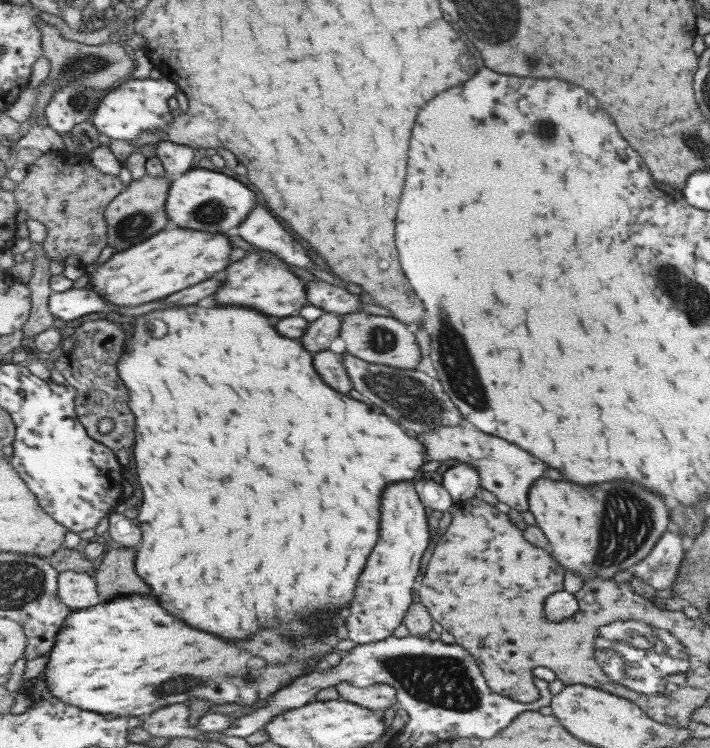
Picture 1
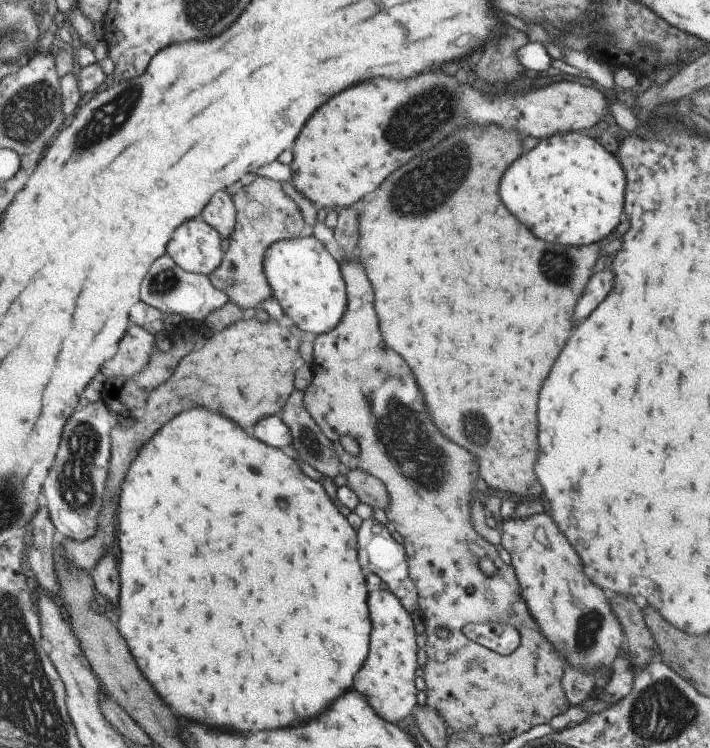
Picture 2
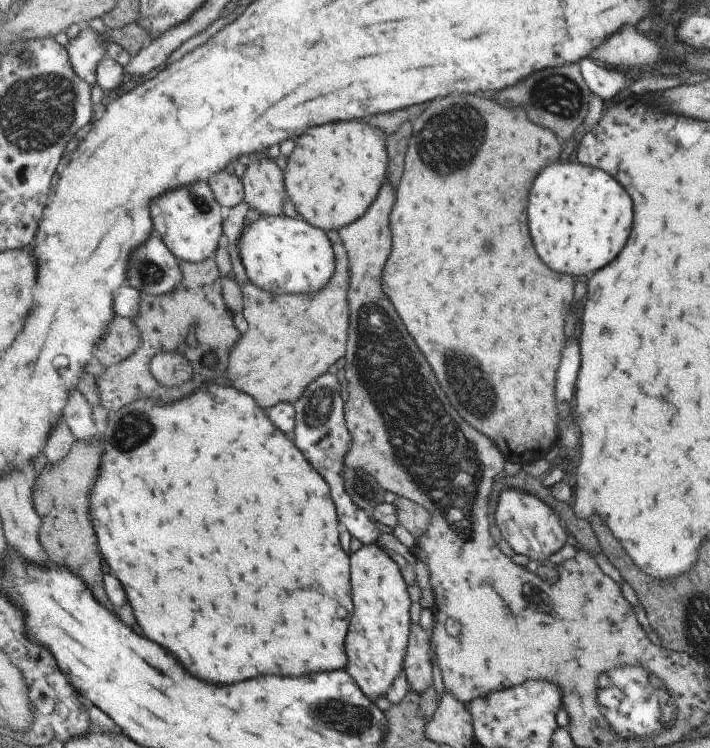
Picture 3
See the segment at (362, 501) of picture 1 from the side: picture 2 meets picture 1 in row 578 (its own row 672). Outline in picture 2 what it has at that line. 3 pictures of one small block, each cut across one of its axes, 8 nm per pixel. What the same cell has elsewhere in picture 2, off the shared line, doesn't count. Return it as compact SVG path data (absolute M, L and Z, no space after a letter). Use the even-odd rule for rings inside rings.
M191 408L191 412L183 412L183 416L175 418L171 424L167 424L167 428L162 428L163 432L158 432L153 439L150 440L137 455L130 466L129 474L127 474L127 484L122 484L123 496L121 496L121 506L119 506L119 546L121 546L121 562L119 562L119 572L121 572L121 618L119 618L119 630L123 632L123 636L127 636L129 648L135 654L143 674L153 682L153 686L157 688L157 692L165 698L165 702L169 706L173 706L175 710L179 710L181 716L189 718L189 720L197 720L203 724L211 724L211 726L219 726L225 730L235 730L235 732L261 732L261 730L277 730L283 728L291 722L297 722L301 718L311 718L317 714L317 710L327 710L343 692L351 690L354 686L355 679L361 672L363 665L366 663L367 657L370 655L370 644L372 631L374 630L373 621L370 617L370 608L367 604L367 598L370 598L371 587L365 580L365 570L362 564L359 564L358 552L358 530L355 530L346 516L341 514L341 510L337 508L337 502L333 502L329 498L329 494L325 492L325 488L315 480L311 480L305 472L301 470L299 462L287 456L283 450L271 446L259 437L255 436L251 431L241 428L234 420L229 420L227 416L213 412L209 408Z

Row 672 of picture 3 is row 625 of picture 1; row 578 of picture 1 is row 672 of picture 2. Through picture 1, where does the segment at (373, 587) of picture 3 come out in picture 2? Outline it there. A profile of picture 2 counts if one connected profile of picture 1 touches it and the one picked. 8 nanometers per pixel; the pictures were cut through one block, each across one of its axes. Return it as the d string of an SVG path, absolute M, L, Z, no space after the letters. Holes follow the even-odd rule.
M371 589L370 617L373 621L370 655L355 679L353 688L367 697L371 706L385 720L401 722L413 717L417 706L423 701L422 689L417 684L417 632L415 622L399 597L391 590Z

